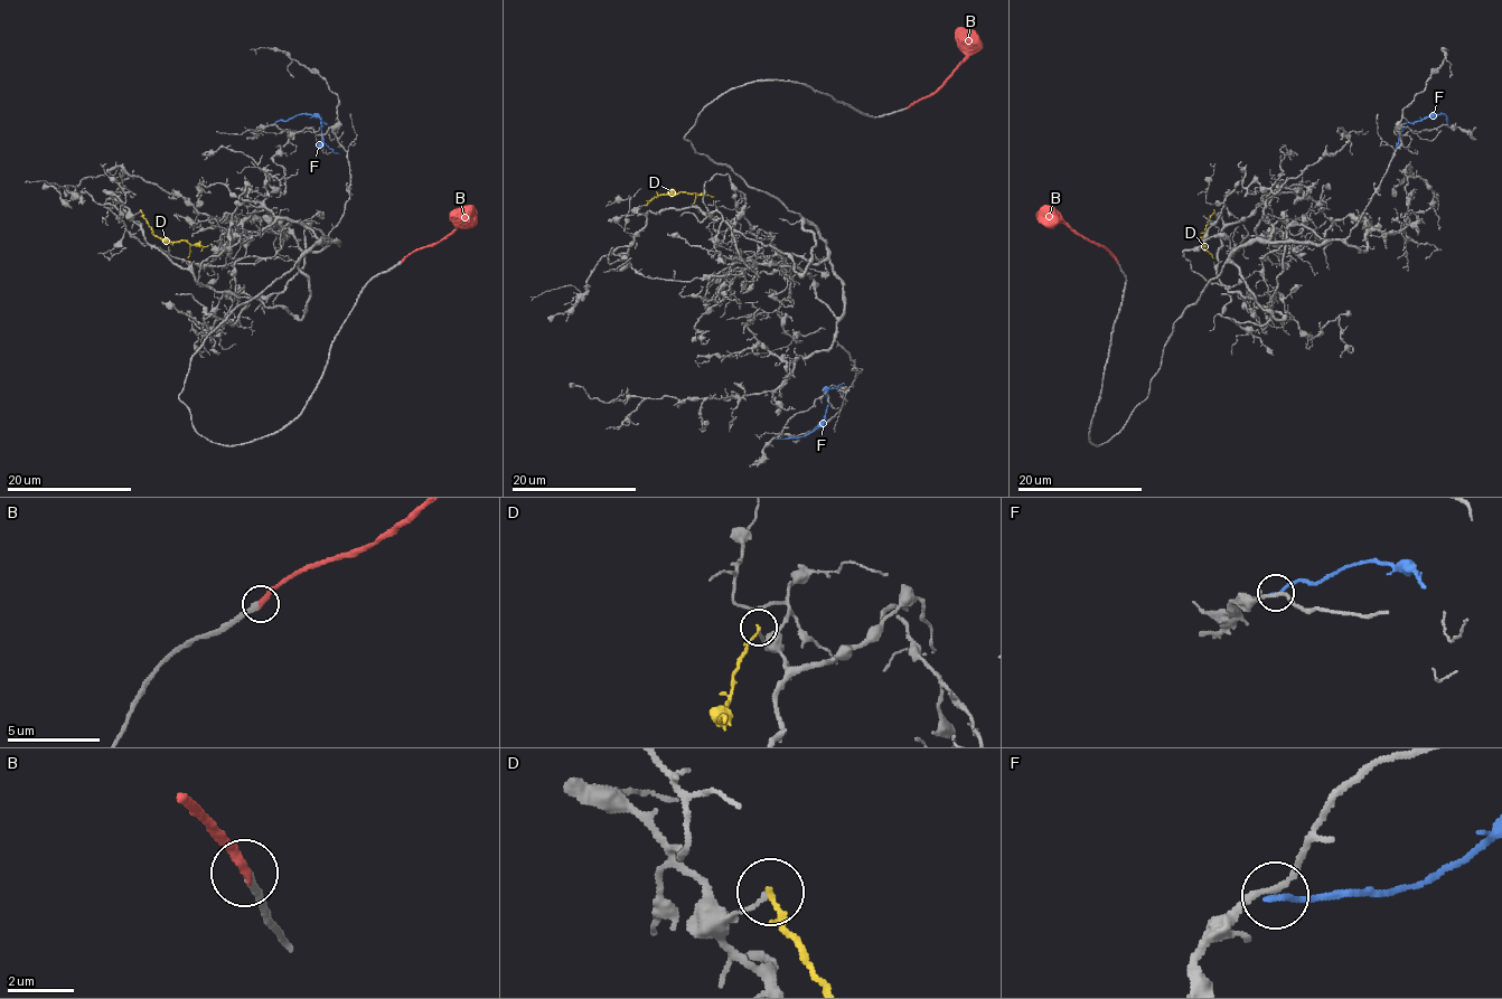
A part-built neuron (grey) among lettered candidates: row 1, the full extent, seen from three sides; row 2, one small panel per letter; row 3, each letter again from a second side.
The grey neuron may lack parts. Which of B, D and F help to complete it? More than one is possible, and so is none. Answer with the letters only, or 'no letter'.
B

